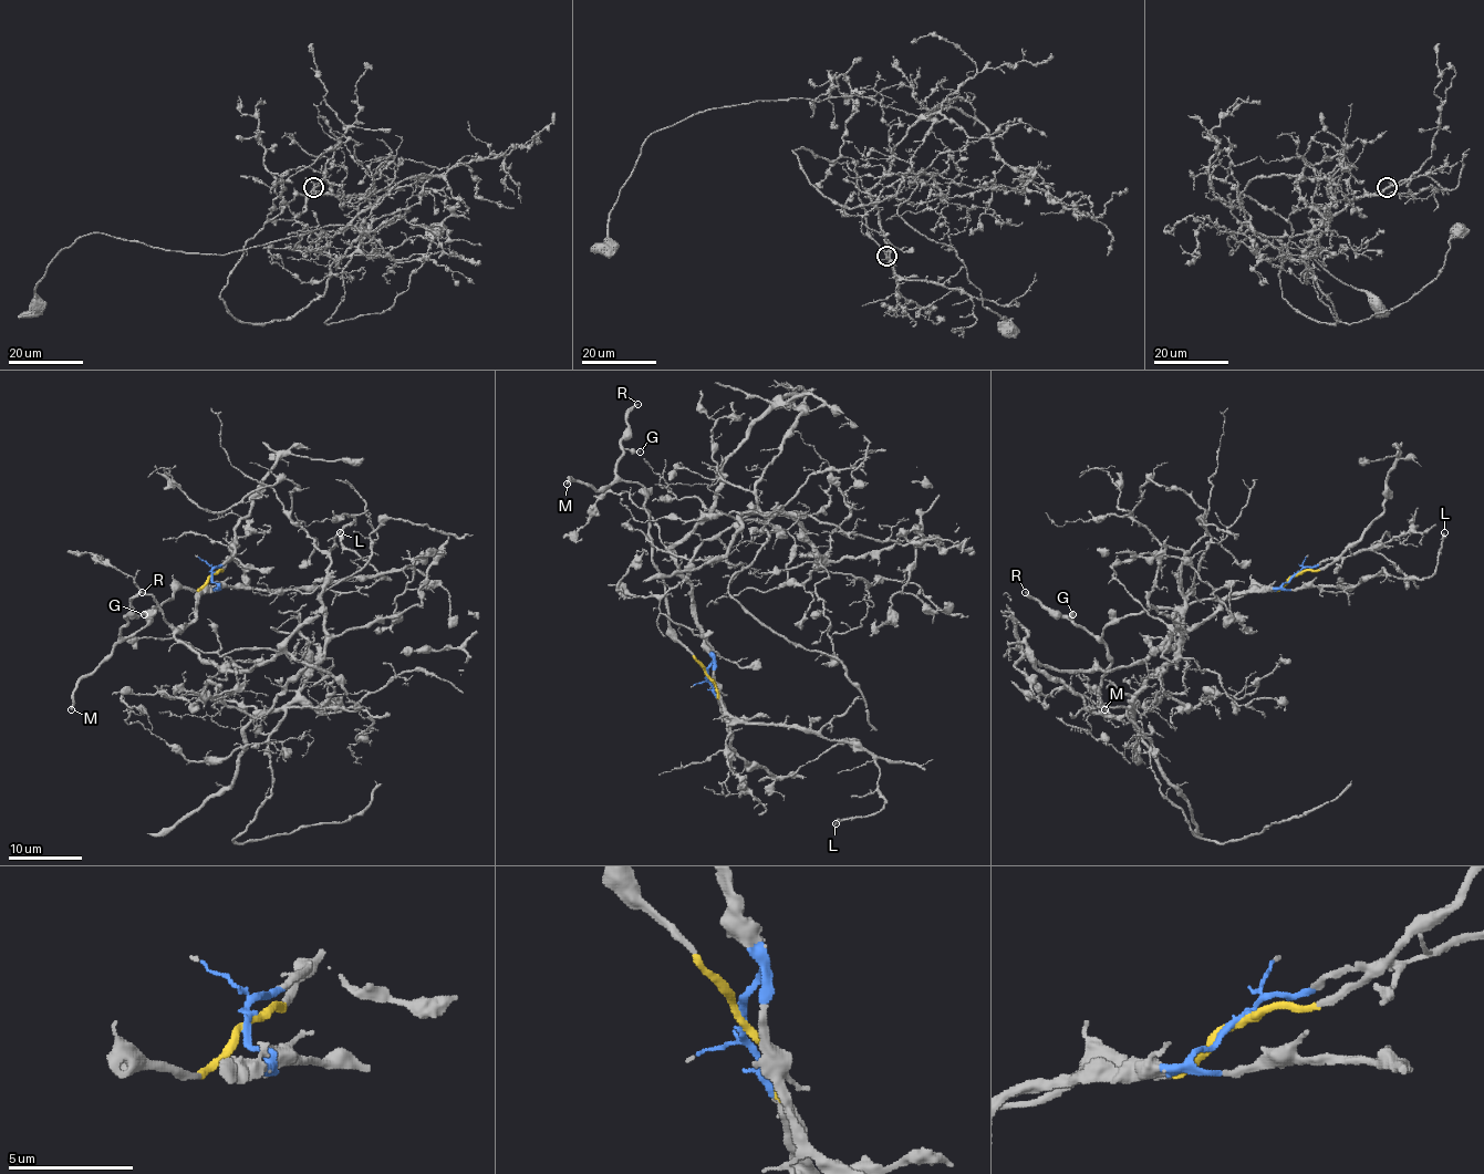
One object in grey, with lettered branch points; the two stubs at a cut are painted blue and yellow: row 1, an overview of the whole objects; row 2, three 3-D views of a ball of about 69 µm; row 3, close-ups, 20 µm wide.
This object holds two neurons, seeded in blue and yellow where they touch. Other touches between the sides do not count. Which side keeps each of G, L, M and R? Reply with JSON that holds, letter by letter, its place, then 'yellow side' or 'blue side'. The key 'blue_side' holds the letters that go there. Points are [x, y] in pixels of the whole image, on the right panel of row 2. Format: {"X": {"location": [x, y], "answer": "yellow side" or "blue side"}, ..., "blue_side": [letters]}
{"G": {"location": [1072, 614], "answer": "yellow side"}, "L": {"location": [1444, 532], "answer": "blue side"}, "M": {"location": [1104, 709], "answer": "yellow side"}, "R": {"location": [1025, 592], "answer": "yellow side"}, "blue_side": ["L"]}

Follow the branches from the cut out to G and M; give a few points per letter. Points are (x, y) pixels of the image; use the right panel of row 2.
G: (1295, 574), (1277, 590), (1256, 588), (1233, 599), (1201, 599), (1110, 620), (1098, 637), (1080, 629), (1073, 614)
M: (1295, 574), (1277, 590), (1109, 621), (1101, 640), (1110, 667), (1099, 693), (1104, 709)

